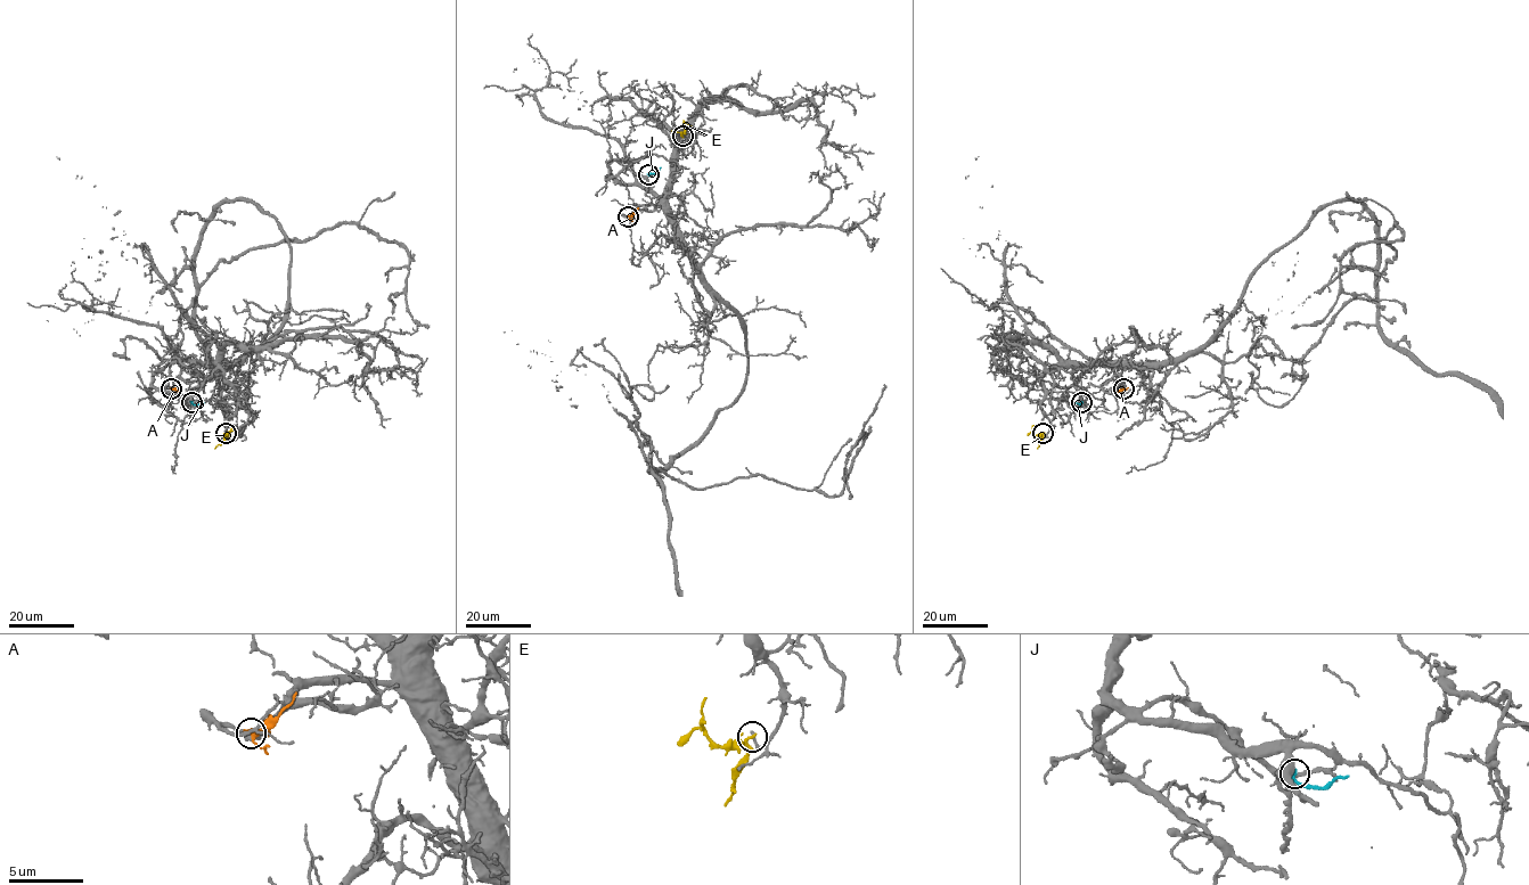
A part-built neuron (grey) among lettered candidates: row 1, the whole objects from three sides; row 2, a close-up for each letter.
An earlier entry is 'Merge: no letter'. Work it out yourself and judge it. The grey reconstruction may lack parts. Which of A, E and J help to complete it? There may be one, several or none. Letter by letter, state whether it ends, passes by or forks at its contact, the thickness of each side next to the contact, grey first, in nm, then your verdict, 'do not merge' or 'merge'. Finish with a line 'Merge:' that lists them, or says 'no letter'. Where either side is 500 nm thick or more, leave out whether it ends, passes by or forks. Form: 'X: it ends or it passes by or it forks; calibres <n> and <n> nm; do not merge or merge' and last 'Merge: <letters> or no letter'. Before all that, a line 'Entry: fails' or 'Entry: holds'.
Entry: holds
A: it passes by; calibres 360 and 300 nm; do not merge
E: it passes by; calibres 190 and 190 nm; do not merge
J: it passes by; calibres 240 and 240 nm; do not merge
Merge: no letter

